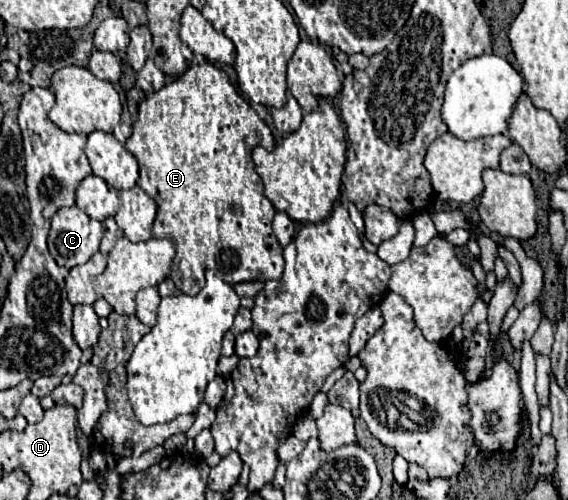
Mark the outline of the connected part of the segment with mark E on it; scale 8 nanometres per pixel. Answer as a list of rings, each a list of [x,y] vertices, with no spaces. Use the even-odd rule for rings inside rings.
[[[211,63],[189,67],[177,81],[167,83],[139,105],[137,123],[125,147],[139,161],[139,187],[153,197],[159,207],[153,235],[171,239],[177,247],[171,279],[185,295],[197,295],[201,291],[205,269],[215,271],[215,275],[229,285],[241,281],[271,281],[283,275],[283,249],[271,229],[275,207],[263,195],[263,181],[255,173],[251,159],[255,145],[273,149],[275,139],[271,129],[229,83],[227,73]]]

